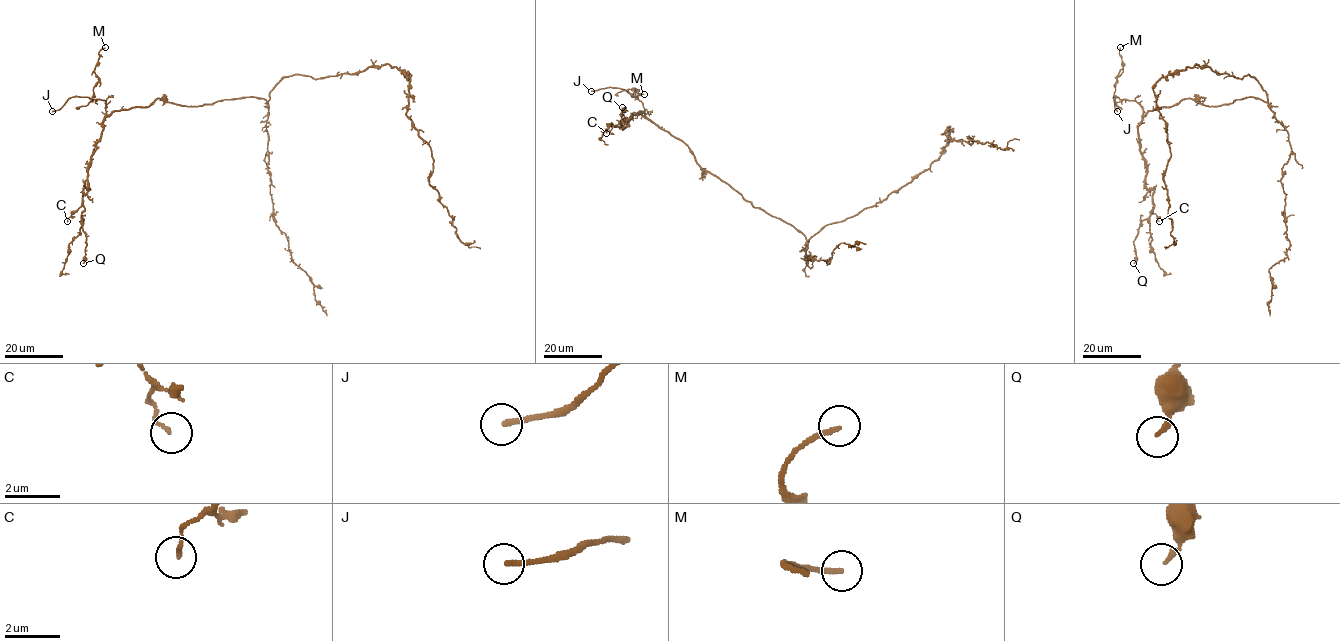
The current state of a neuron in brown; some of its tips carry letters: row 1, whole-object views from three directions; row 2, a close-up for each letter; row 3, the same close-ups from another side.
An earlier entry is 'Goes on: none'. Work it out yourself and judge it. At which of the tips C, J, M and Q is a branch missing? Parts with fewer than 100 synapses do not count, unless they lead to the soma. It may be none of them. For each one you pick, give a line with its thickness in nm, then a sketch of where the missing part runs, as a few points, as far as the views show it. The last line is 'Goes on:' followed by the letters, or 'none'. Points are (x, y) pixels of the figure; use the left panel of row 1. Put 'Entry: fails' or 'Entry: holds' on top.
Entry: fails
J: 200 nm
Goes on: J

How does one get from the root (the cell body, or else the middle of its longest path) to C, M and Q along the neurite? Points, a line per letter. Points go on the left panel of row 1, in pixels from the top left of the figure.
C: (270, 94), (267, 102), (244, 97), (199, 106), (157, 99), (114, 110), (103, 121), (82, 204), (67, 221)
M: (270, 94), (267, 102), (244, 97), (199, 106), (157, 99), (107, 115), (105, 100), (89, 102), (105, 47)
Q: (270, 94), (267, 102), (244, 97), (199, 106), (157, 99), (146, 107), (109, 114), (82, 196), (83, 263)

